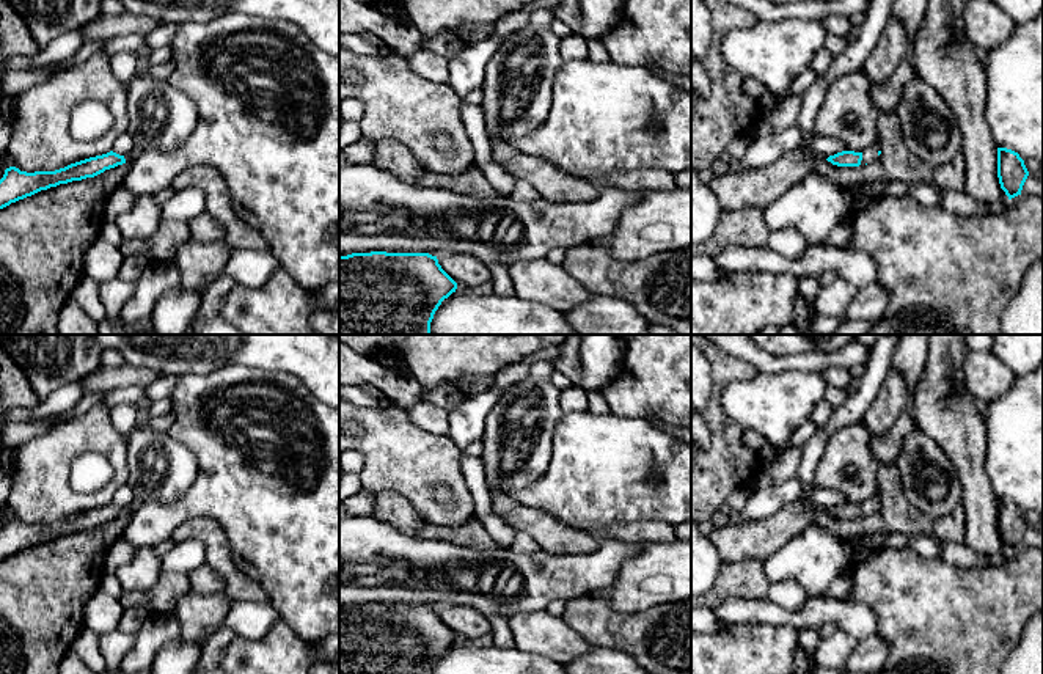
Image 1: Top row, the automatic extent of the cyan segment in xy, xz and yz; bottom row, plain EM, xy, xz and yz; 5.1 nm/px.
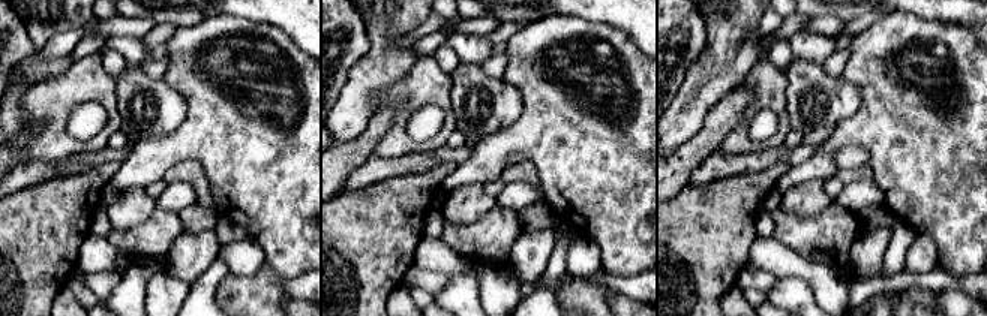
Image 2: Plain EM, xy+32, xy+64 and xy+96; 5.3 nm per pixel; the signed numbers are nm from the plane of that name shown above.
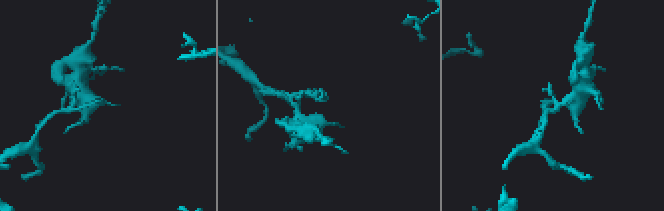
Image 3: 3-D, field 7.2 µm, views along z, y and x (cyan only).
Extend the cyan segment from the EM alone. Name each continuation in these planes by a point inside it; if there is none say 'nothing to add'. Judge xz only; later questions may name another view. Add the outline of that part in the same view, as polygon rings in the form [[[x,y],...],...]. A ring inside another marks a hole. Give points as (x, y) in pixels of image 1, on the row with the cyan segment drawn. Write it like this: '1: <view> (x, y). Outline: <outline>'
nothing to add

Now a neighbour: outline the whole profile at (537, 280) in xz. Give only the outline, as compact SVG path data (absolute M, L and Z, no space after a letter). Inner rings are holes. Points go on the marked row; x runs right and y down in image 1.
M547 258L515 261L509 266L509 275L517 297L561 313L570 311L592 295L562 264L550 262Z

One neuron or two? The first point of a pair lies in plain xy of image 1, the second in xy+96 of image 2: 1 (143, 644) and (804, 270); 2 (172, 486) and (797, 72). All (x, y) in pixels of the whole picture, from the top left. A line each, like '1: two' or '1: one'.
1: two
2: one

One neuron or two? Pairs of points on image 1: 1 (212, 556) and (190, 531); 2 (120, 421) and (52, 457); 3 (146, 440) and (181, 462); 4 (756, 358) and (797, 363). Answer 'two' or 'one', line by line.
1: one
2: two
3: one
4: one

